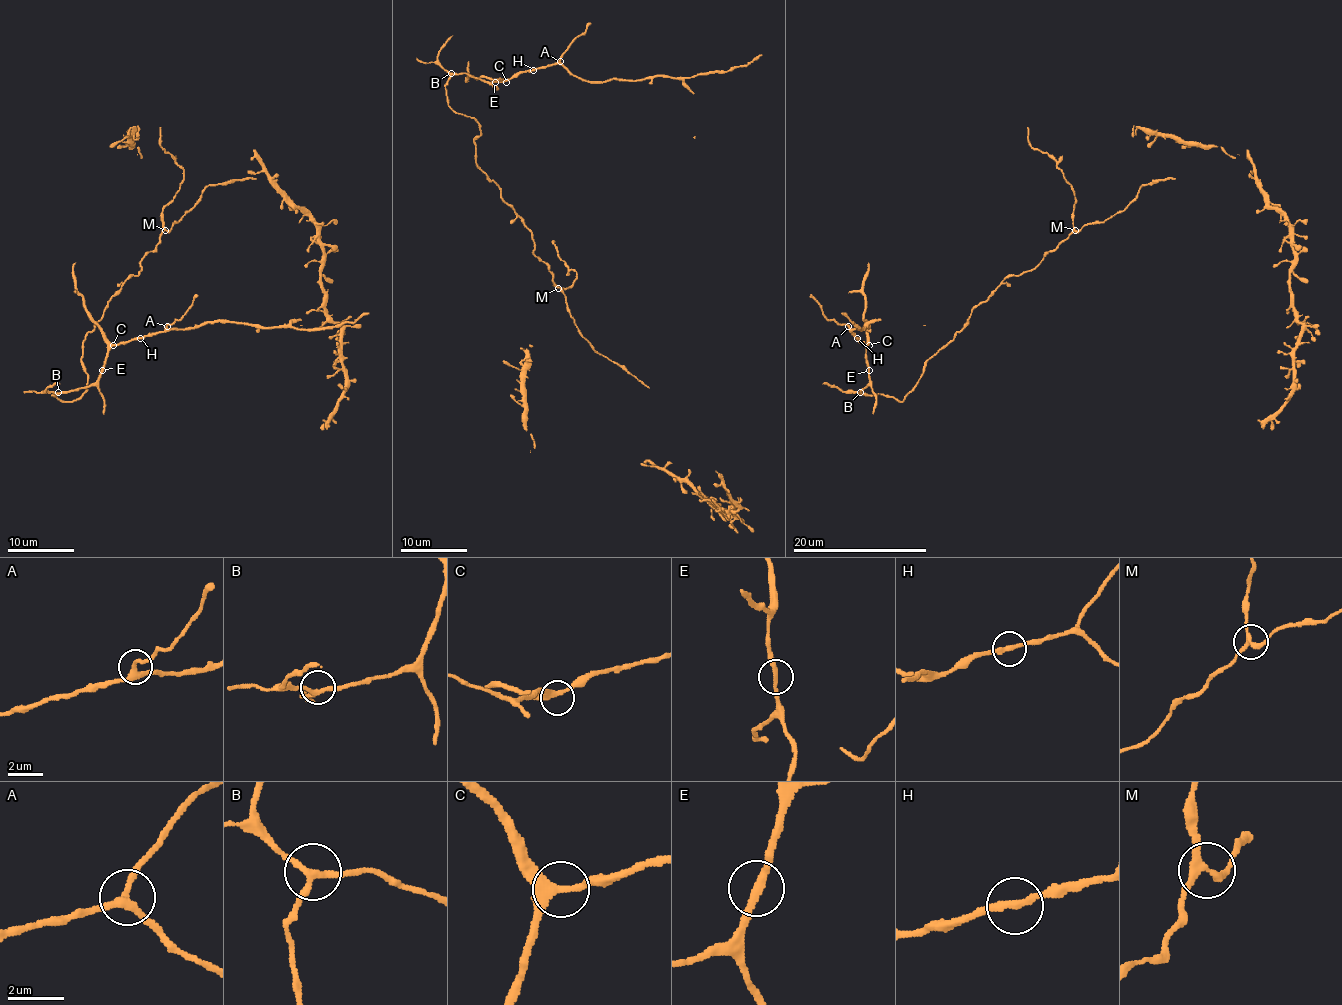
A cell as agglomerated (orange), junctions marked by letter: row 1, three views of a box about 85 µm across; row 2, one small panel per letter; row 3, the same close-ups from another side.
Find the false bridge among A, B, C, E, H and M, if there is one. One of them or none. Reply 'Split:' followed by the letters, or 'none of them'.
Split: none of them

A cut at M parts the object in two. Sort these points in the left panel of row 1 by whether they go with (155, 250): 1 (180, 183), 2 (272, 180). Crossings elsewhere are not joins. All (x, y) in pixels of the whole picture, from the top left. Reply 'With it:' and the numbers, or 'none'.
With it: 1, 2

